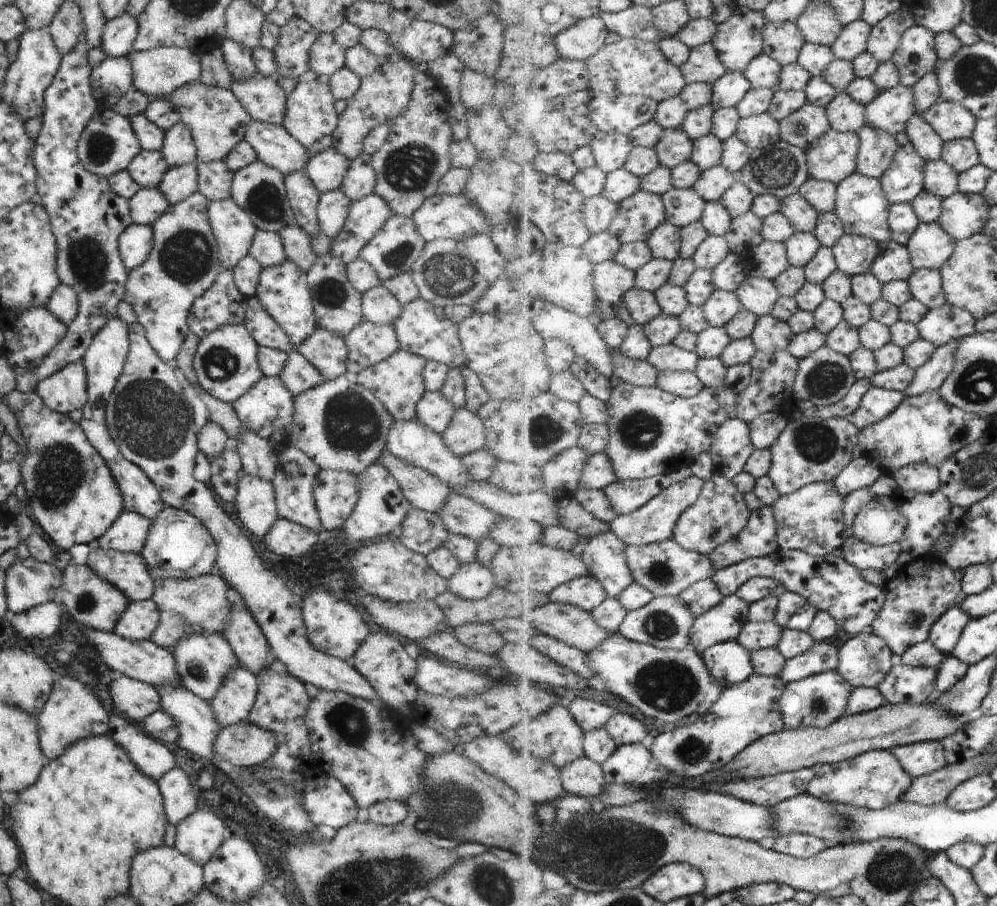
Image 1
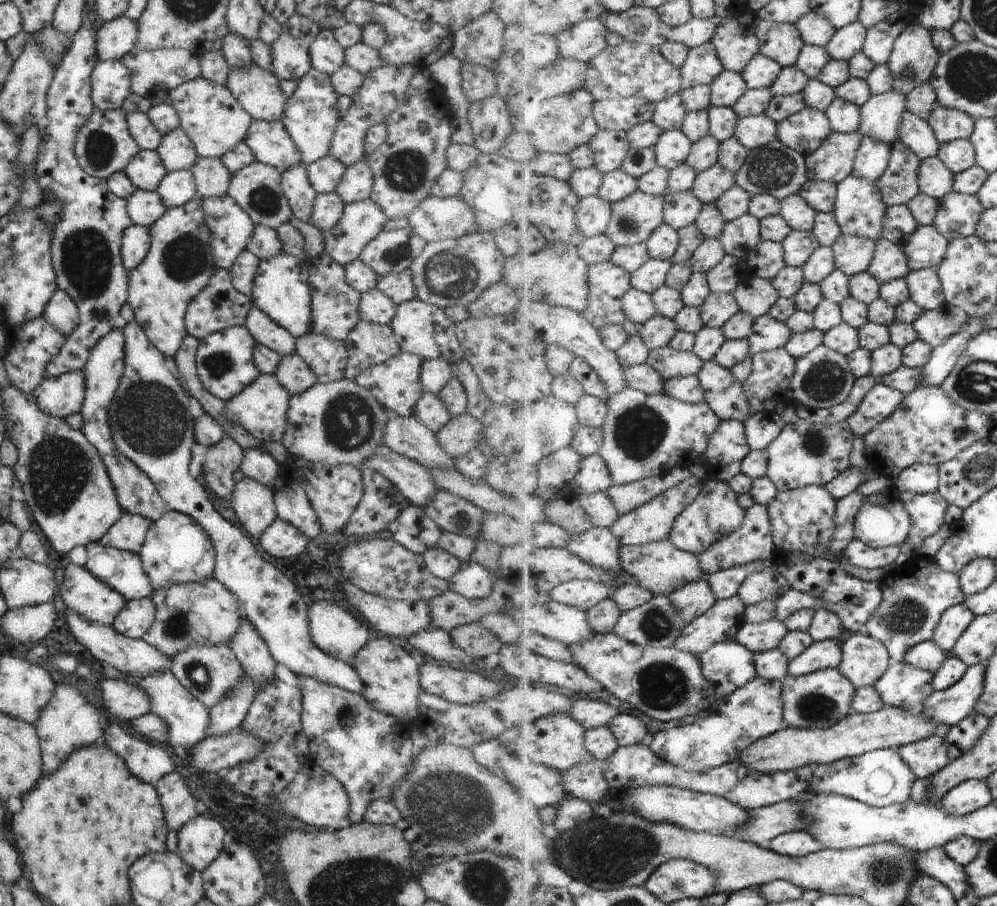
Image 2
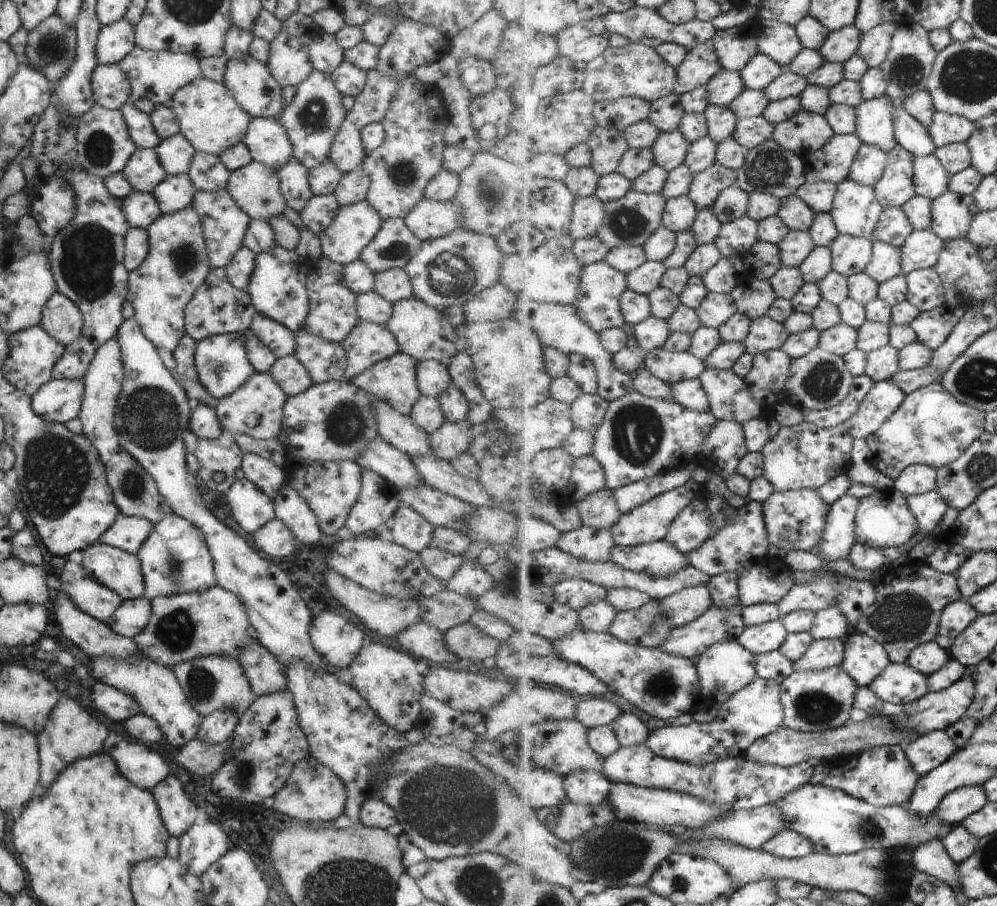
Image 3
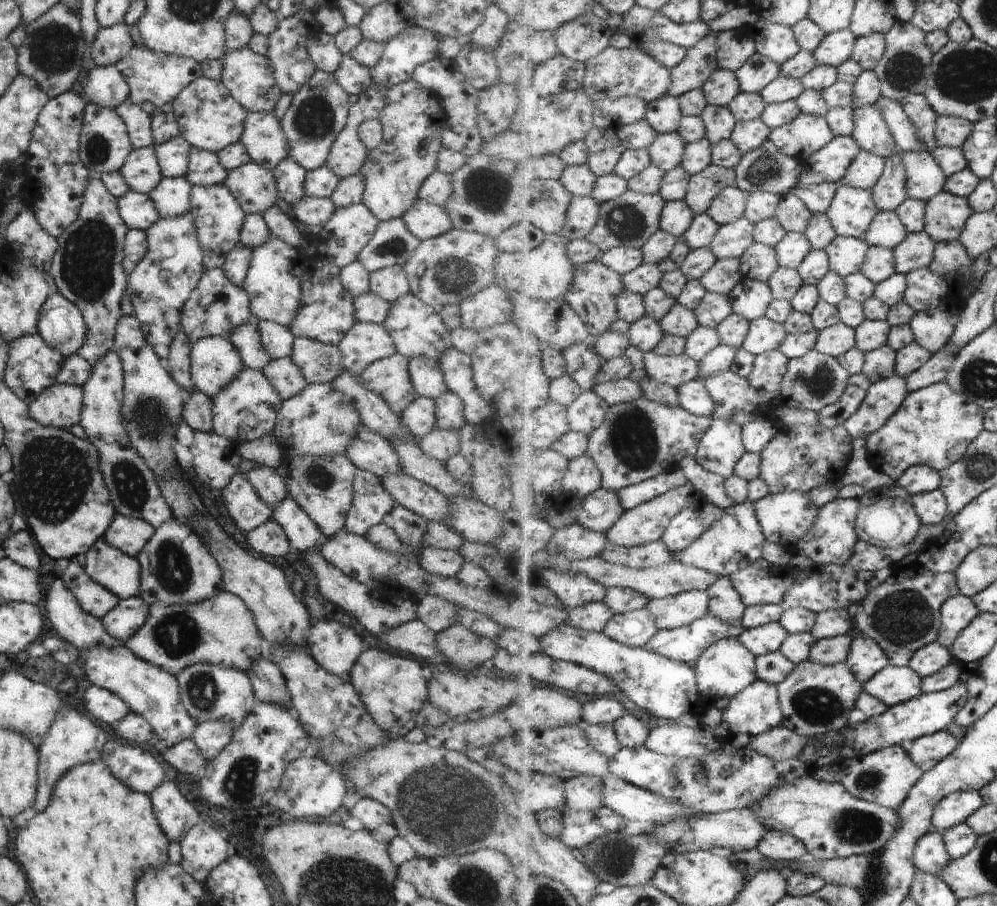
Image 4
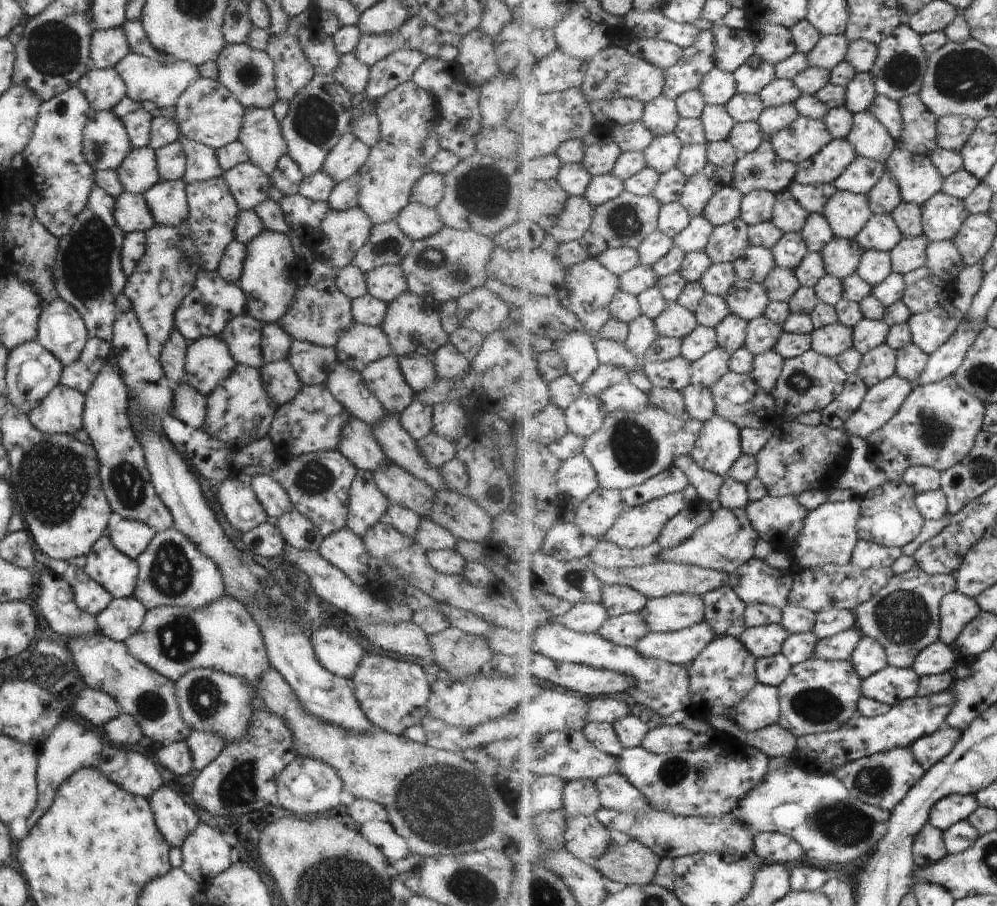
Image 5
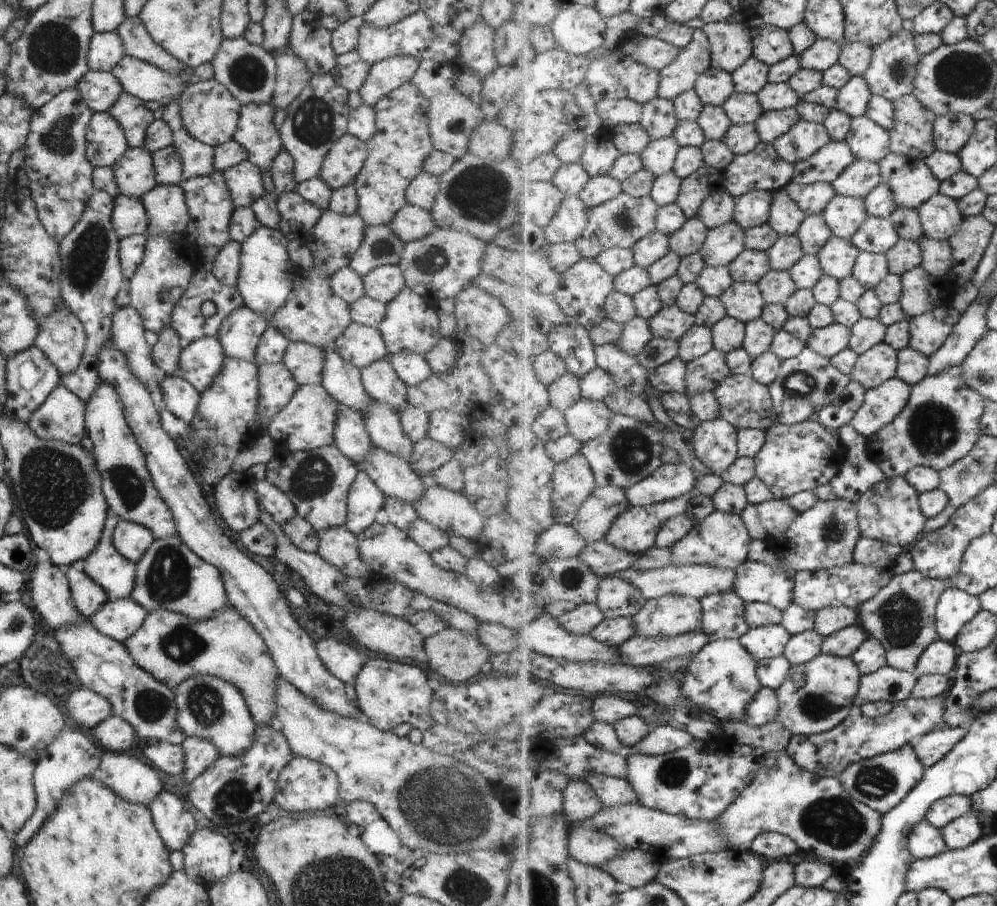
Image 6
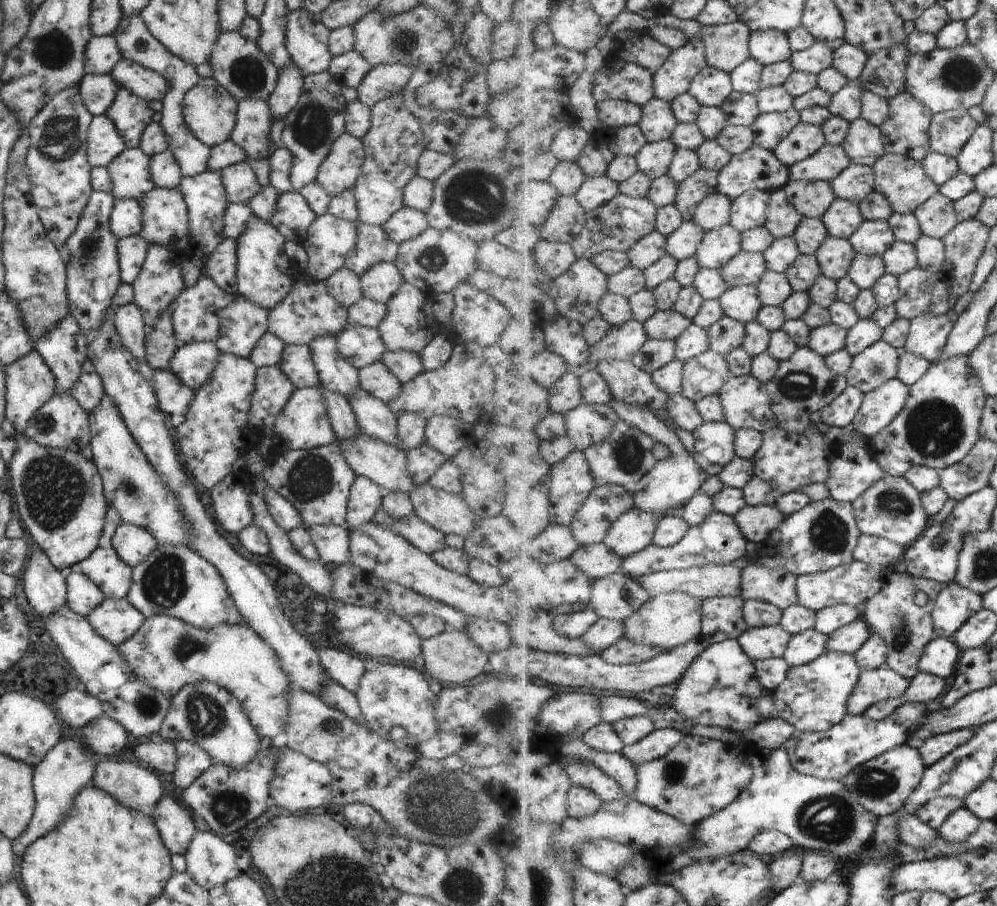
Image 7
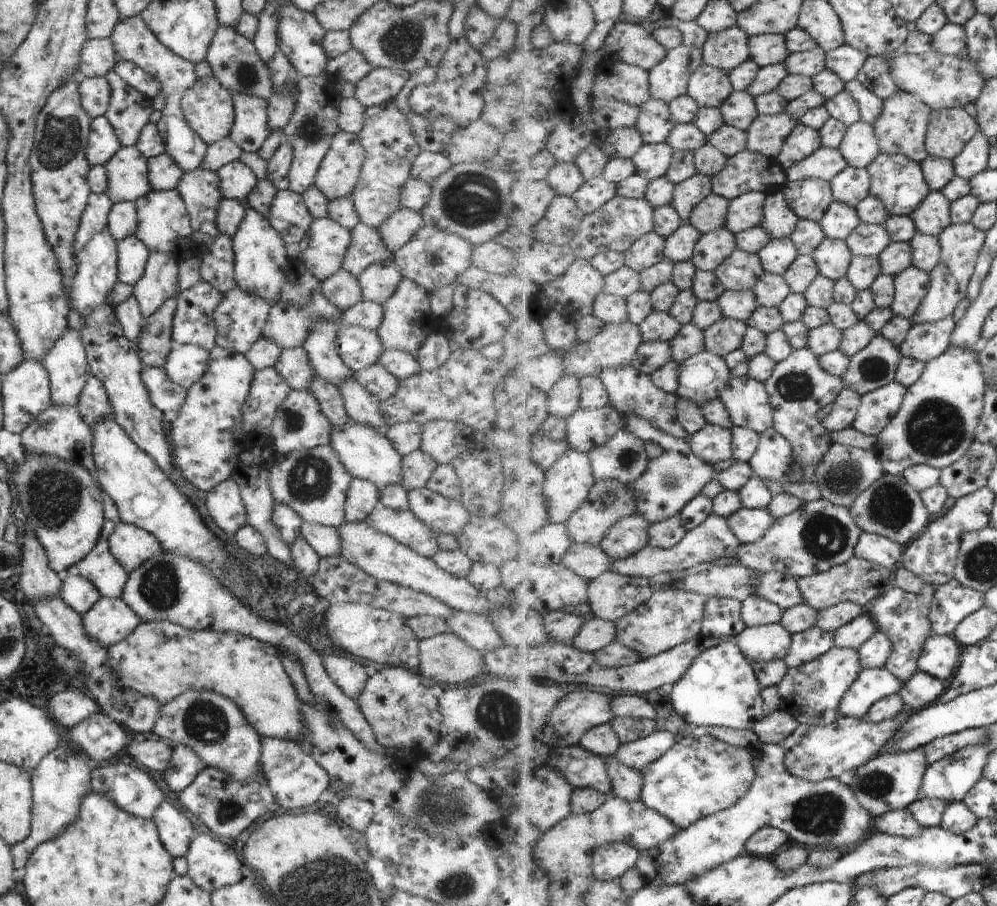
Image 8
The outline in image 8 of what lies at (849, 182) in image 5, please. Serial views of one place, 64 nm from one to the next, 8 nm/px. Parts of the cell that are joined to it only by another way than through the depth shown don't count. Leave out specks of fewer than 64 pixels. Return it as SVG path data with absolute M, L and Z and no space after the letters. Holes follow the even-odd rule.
M848 166L831 182L835 201L845 202L857 208L861 201L870 195L872 189L872 174L867 168L853 168Z

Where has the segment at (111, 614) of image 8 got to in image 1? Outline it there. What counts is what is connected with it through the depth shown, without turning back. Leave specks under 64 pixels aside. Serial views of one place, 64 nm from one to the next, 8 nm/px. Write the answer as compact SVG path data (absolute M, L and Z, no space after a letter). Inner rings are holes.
M151 600L134 601L130 602L125 612L117 619L112 632L133 642L147 641L157 622L159 612Z

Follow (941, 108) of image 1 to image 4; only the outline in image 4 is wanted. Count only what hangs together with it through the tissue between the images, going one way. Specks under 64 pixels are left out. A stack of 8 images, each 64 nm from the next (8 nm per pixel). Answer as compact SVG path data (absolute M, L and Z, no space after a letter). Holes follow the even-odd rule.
M939 115L936 121L936 144L938 147L963 147L972 135L974 122L952 115Z

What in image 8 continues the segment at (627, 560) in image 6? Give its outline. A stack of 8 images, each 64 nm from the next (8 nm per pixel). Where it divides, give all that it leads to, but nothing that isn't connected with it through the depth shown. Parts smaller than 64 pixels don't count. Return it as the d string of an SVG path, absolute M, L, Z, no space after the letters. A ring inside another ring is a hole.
M573 543L565 554L561 564L565 564L585 580L595 580L601 574L613 569L613 558L603 550L601 545Z

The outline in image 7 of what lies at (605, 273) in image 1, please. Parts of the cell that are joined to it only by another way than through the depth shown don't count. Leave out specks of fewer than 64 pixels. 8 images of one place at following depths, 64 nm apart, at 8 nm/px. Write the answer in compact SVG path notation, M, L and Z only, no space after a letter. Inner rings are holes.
M577 259L577 262L565 274L558 276L546 290L555 300L560 315L569 320L576 320L582 325L599 316L599 304L607 291L609 291L608 276L605 276L589 259Z

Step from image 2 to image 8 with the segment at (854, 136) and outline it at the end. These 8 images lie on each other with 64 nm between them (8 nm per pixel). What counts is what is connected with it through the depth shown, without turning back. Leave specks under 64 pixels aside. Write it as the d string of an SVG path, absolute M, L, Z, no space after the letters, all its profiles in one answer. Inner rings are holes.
M819 147L811 156L797 162L786 170L788 182L805 179L821 179L831 182L840 172L847 168L847 160L841 150Z

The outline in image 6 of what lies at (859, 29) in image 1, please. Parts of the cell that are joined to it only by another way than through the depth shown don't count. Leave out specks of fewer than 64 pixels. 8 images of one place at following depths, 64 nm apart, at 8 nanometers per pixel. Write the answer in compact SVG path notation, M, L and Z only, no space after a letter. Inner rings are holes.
M817 39L815 44L799 55L801 69L827 72L832 66L840 62L843 45L829 39Z

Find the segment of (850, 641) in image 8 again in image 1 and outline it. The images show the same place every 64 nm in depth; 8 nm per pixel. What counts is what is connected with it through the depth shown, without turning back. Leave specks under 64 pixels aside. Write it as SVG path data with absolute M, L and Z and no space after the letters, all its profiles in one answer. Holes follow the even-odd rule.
M817 643L812 650L793 659L787 659L781 674L785 684L793 683L828 671L837 671L840 659L835 646Z

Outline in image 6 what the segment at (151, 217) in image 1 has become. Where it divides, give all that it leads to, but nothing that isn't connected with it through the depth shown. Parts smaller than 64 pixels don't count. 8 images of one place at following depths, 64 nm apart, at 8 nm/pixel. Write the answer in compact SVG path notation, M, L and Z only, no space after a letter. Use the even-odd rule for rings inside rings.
M133 196L114 197L110 219L113 232L120 239L131 235L145 235L147 230L145 209L140 199Z

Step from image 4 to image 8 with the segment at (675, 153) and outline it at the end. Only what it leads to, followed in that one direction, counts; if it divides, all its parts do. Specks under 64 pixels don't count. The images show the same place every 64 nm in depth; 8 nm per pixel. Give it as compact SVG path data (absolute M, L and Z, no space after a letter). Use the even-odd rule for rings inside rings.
M667 142L645 143L632 158L636 173L650 181L665 177L673 160L674 151Z

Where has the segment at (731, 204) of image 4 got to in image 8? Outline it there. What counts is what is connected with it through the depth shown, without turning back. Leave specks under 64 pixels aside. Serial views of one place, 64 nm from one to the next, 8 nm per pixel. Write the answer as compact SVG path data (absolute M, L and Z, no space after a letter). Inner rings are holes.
M711 193L696 206L688 222L696 226L702 235L719 230L726 226L730 204L728 198Z

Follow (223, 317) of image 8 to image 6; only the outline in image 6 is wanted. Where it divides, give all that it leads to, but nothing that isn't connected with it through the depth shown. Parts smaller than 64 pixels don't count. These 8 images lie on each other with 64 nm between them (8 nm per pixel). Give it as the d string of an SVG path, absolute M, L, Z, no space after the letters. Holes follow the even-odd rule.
M239 306L235 312L231 312L229 316L223 318L216 339L221 343L223 354L226 357L251 362L255 365L255 348L257 348L260 334L263 334L267 325L265 318L253 314L253 310L249 310L247 306Z

